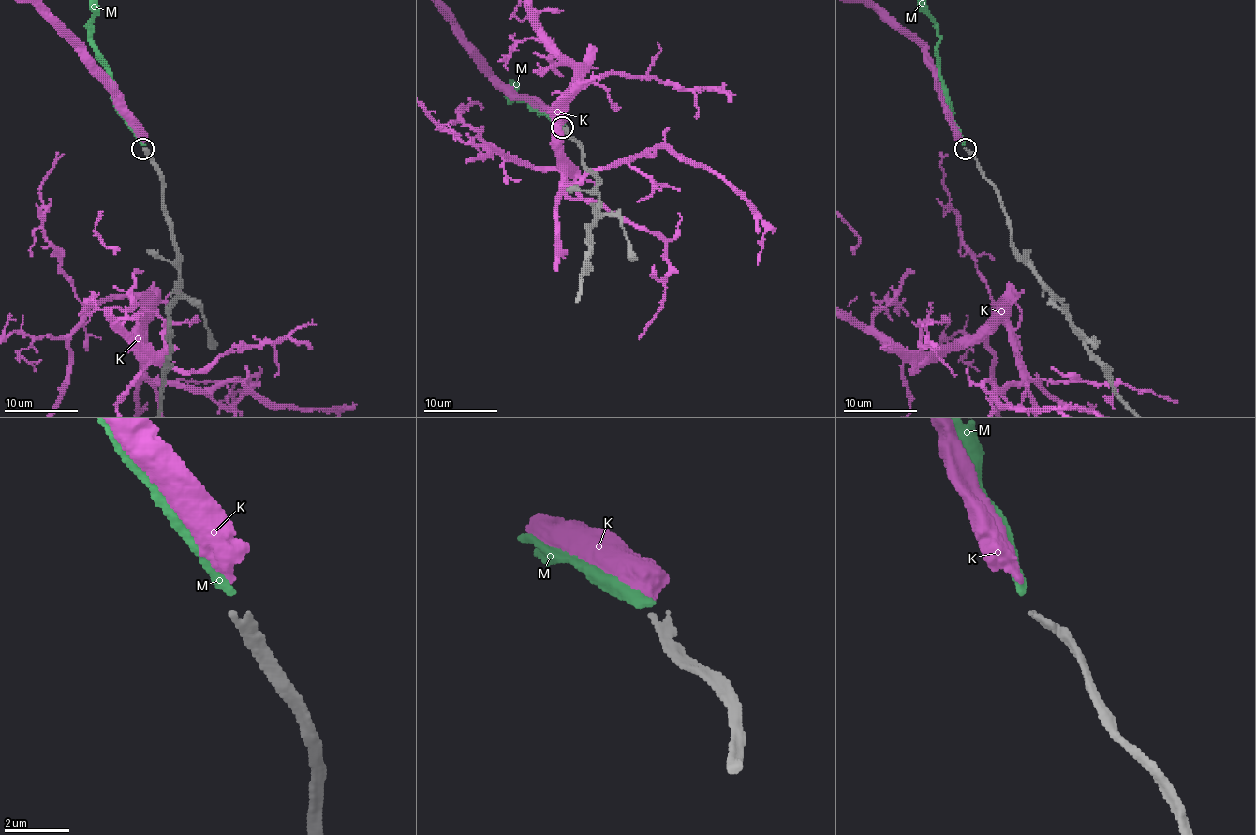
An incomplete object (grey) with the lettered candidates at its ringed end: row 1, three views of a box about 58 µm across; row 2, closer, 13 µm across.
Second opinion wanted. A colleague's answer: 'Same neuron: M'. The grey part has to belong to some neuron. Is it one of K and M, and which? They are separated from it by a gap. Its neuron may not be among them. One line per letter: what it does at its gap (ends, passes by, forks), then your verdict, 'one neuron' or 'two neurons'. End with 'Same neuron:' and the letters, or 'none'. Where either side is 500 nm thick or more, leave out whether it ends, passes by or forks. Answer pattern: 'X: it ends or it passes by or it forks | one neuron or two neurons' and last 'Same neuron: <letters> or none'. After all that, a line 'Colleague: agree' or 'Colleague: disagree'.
K: it ends | two neurons
M: it ends | one neuron
Same neuron: M
Colleague: agree

